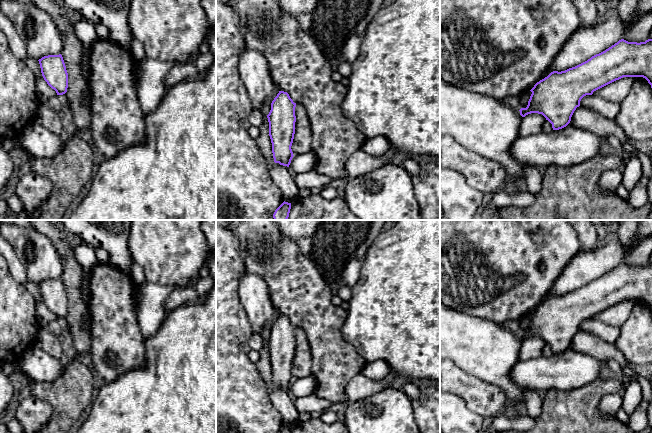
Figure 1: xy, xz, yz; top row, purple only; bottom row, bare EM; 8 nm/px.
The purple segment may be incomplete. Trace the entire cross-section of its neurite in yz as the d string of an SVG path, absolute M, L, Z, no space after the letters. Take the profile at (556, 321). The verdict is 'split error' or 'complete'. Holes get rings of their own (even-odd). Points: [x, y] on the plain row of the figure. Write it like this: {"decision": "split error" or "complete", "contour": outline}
{"decision": "complete", "contour": "M624 263L592 280L587 285L565 295L553 295L537 306L526 332L521 332L520 339L525 341L531 337L542 338L552 348L553 354L566 351L581 323L592 319L594 315L623 301L643 301L652 312L652 263L645 266L628 266Z"}

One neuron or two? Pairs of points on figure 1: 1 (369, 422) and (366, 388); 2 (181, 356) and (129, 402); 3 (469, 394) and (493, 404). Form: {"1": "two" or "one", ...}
{"1": "two", "2": "one", "3": "one"}

